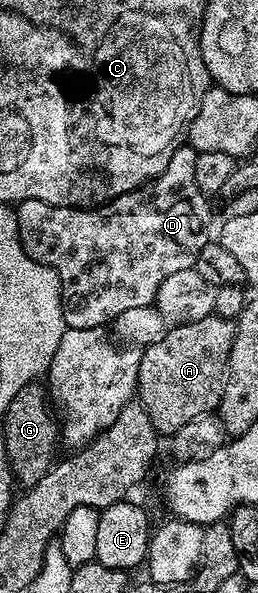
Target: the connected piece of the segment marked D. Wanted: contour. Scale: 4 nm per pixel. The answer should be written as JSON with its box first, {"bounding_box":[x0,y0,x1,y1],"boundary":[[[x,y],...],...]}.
{"bounding_box":[17,144,211,332],"boundary":[[[189,144],[176,145],[173,156],[165,168],[156,178],[152,178],[146,186],[140,186],[138,190],[122,194],[108,202],[105,206],[98,208],[76,208],[74,206],[50,206],[41,200],[25,200],[18,203],[17,213],[19,215],[19,239],[23,245],[23,250],[34,262],[55,271],[59,276],[61,289],[63,292],[63,325],[67,330],[85,330],[88,332],[98,331],[98,326],[114,323],[116,318],[121,317],[130,310],[142,310],[150,307],[155,301],[157,292],[161,284],[169,276],[190,271],[194,267],[195,261],[199,258],[201,251],[209,245],[207,229],[211,226],[211,206],[208,195],[197,188],[197,152]]]}

